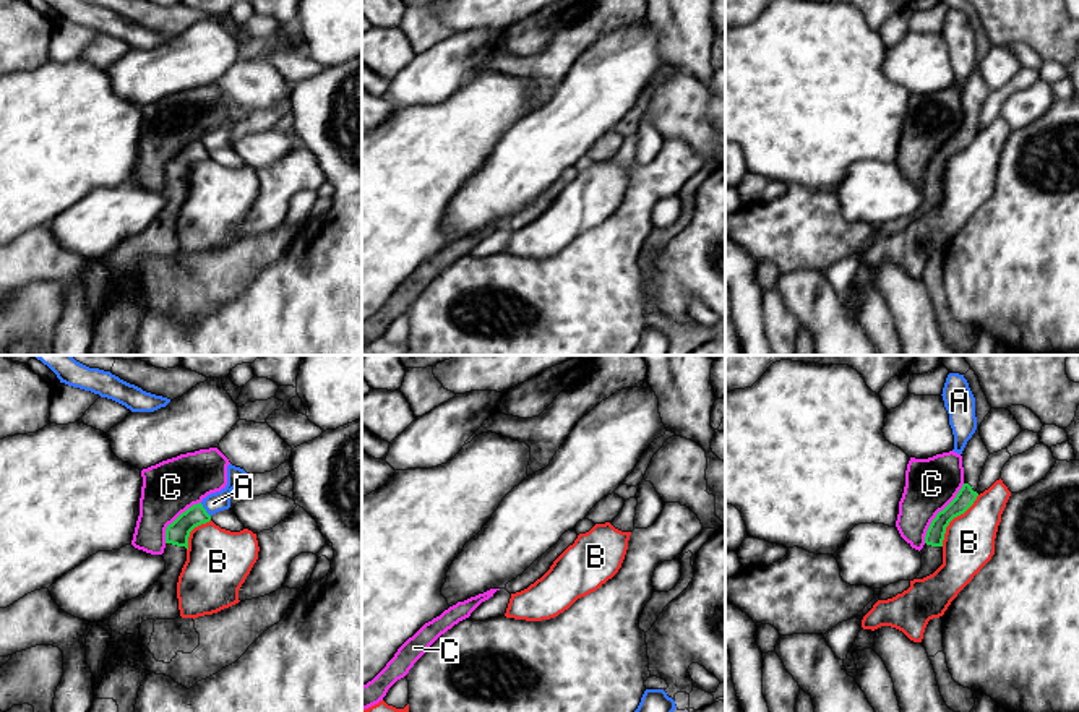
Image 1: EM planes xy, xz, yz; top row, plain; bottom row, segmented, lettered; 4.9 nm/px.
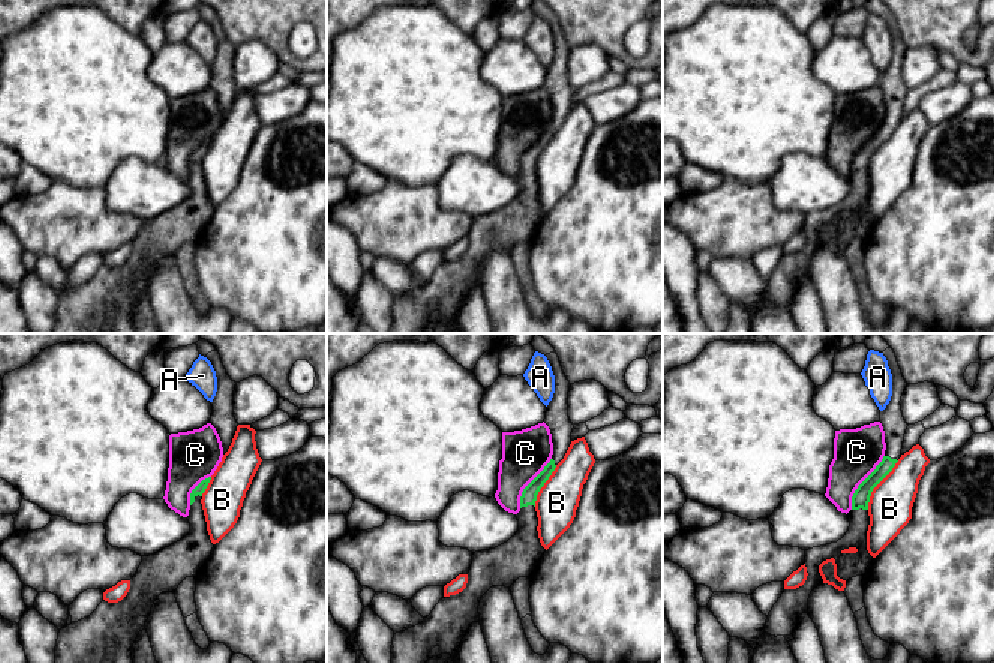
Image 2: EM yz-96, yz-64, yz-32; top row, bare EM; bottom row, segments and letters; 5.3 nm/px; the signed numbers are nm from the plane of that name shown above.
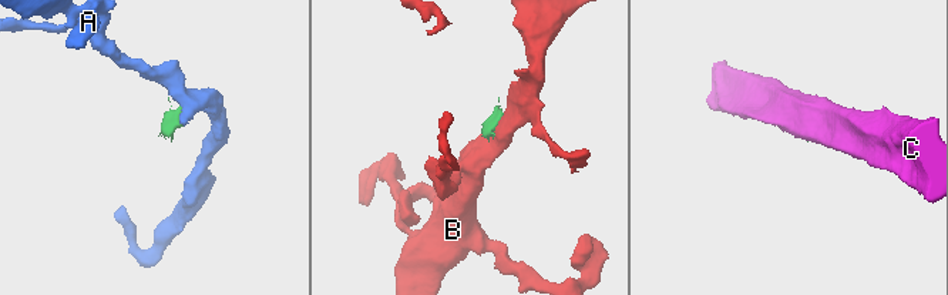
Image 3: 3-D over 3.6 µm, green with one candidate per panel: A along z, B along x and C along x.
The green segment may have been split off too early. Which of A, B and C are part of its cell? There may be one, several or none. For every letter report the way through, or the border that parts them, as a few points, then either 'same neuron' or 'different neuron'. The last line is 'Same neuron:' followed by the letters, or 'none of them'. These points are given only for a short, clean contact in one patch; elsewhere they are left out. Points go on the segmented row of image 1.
A: border xy (200, 503), (210, 516); different neuron
B: border yz (979, 495), (950, 523), (941, 545); different neuron
C: different neuron
Same neuron: none of them

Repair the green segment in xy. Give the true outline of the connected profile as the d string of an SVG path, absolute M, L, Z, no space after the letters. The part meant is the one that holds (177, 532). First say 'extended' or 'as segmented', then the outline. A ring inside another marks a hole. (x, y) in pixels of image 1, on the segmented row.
extended; M201 503L182 513L166 529L162 576L140 597L128 600L110 618L112 637L89 712L135 712L140 686L146 678L140 628L146 620L180 616L177 582L187 561L190 532L211 521Z

